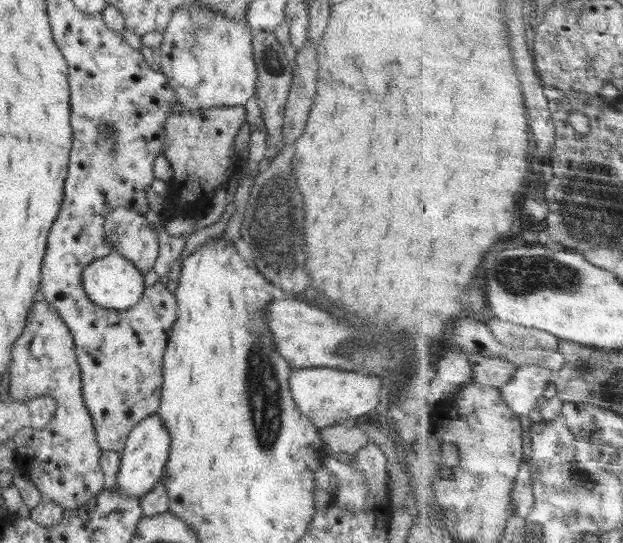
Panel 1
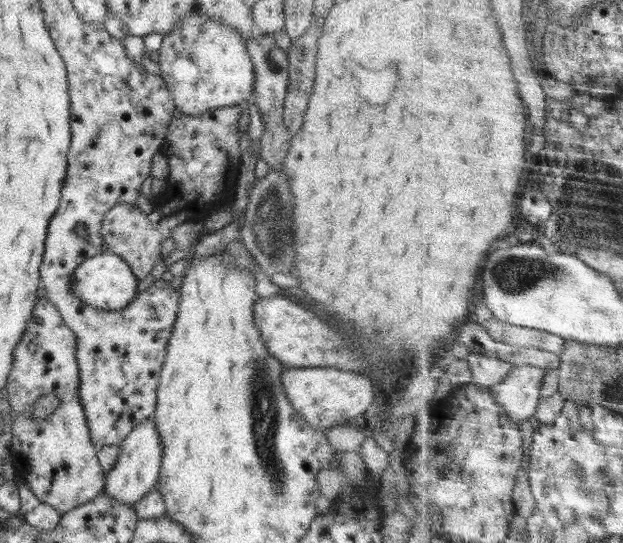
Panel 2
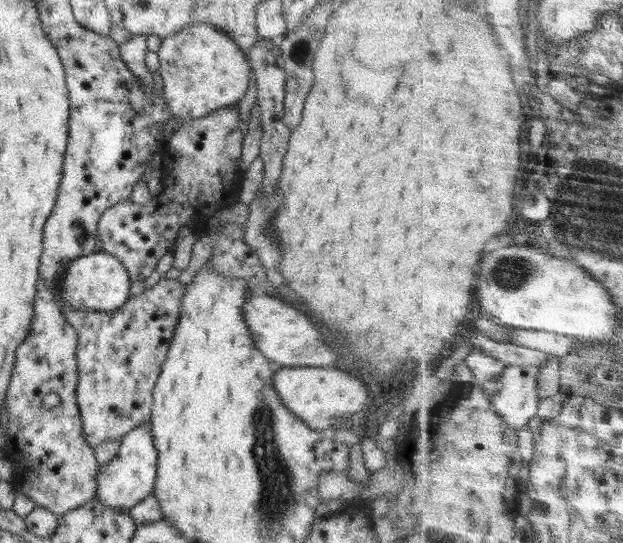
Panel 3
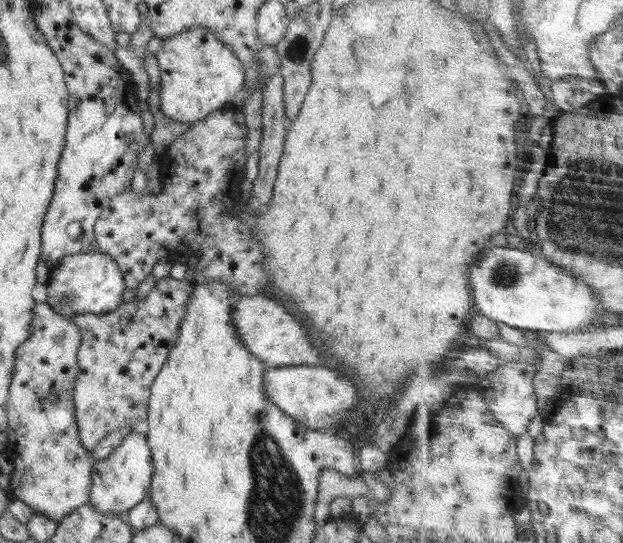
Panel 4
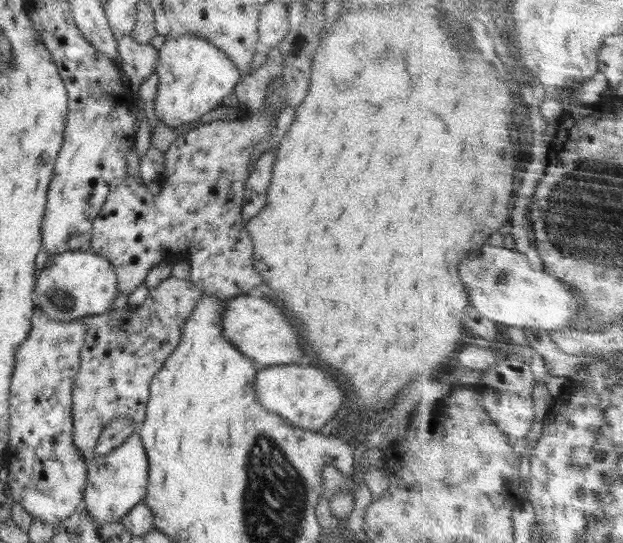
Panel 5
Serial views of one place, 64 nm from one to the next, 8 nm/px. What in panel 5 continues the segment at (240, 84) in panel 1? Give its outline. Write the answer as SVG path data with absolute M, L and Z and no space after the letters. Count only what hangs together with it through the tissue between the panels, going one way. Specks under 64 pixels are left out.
M188 33L166 38L157 50L155 73L158 85L152 112L168 127L198 121L222 104L232 102L234 88L242 80L242 72L222 49L200 35Z

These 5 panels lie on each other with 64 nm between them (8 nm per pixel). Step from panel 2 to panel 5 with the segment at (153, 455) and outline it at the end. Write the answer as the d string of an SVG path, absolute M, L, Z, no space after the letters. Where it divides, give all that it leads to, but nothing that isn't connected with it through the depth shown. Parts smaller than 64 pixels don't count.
M138 431L130 434L110 454L94 455L92 460L87 461L87 479L82 504L100 525L118 521L140 503L148 486L148 455Z

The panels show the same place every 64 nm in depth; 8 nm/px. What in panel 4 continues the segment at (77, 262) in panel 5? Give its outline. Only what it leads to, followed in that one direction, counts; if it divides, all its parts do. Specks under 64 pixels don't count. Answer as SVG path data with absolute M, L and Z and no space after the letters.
M98 251L95 253L72 254L72 256L60 258L58 266L49 270L46 289L46 302L52 305L52 309L64 317L72 318L74 315L84 313L109 313L121 308L122 294L124 294L124 290L126 290L126 285L124 285L124 277L122 277L122 271L120 271L118 263L116 263L112 257Z

